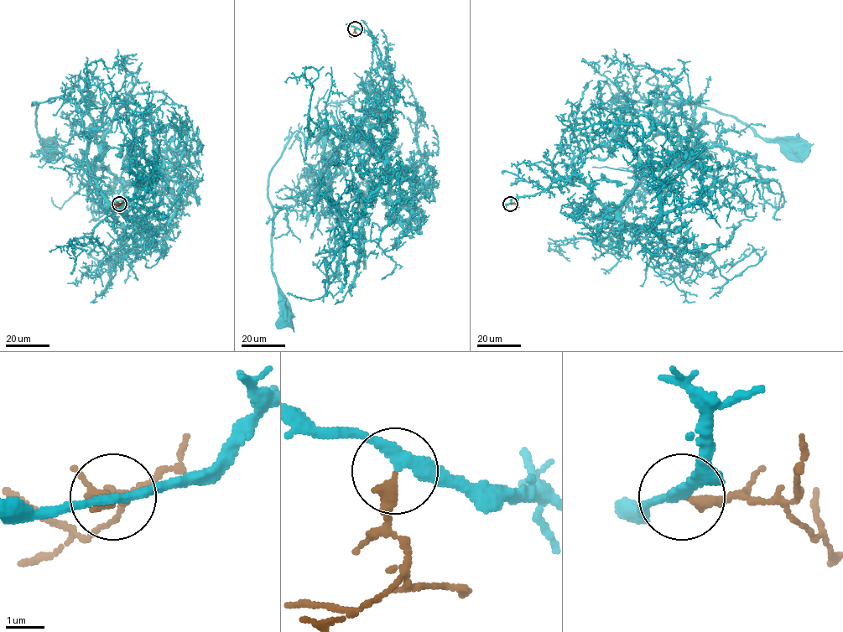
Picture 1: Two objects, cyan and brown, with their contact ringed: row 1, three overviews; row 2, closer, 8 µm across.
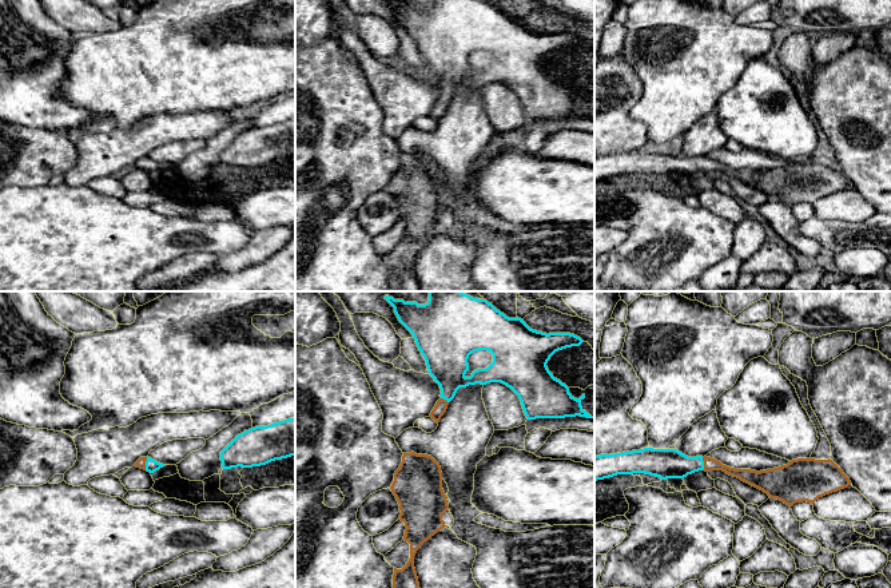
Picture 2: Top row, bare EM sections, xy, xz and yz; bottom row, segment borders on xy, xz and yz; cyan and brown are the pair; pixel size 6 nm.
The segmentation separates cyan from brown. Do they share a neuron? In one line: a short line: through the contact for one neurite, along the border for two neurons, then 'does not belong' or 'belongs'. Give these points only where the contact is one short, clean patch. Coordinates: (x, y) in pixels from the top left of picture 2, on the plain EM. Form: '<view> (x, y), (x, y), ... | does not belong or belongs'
xy (151, 166), (146, 165), (140, 163) | belongs

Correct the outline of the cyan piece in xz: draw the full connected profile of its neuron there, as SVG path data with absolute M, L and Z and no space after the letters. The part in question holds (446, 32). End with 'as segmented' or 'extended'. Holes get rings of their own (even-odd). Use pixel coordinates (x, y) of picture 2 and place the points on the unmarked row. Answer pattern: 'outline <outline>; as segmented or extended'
outline M403 0L386 1L394 8L398 21L413 35L417 48L426 61L429 75L439 86L441 99L437 102L430 114L430 118L437 124L460 88L476 84L486 86L490 83L501 83L510 88L518 96L528 120L565 119L576 116L593 119L581 107L581 102L585 99L585 95L582 95L578 100L574 99L569 94L569 88L560 80L554 79L546 67L548 61L556 52L572 47L580 47L584 43L580 37L570 33L546 35L533 31L524 23L524 20L518 17L506 17L486 0L429 0L425 5L405 3ZM478 51L490 52L493 55L493 63L486 69L477 69L470 78L466 78L465 75L469 71L468 59L472 53Z; extended

